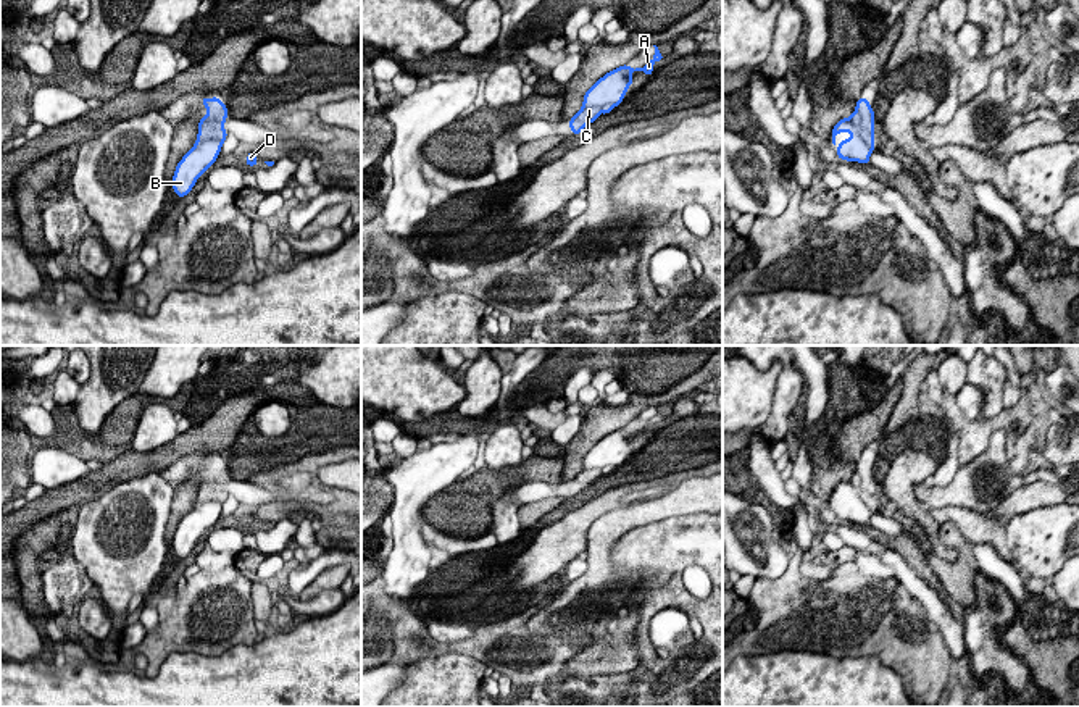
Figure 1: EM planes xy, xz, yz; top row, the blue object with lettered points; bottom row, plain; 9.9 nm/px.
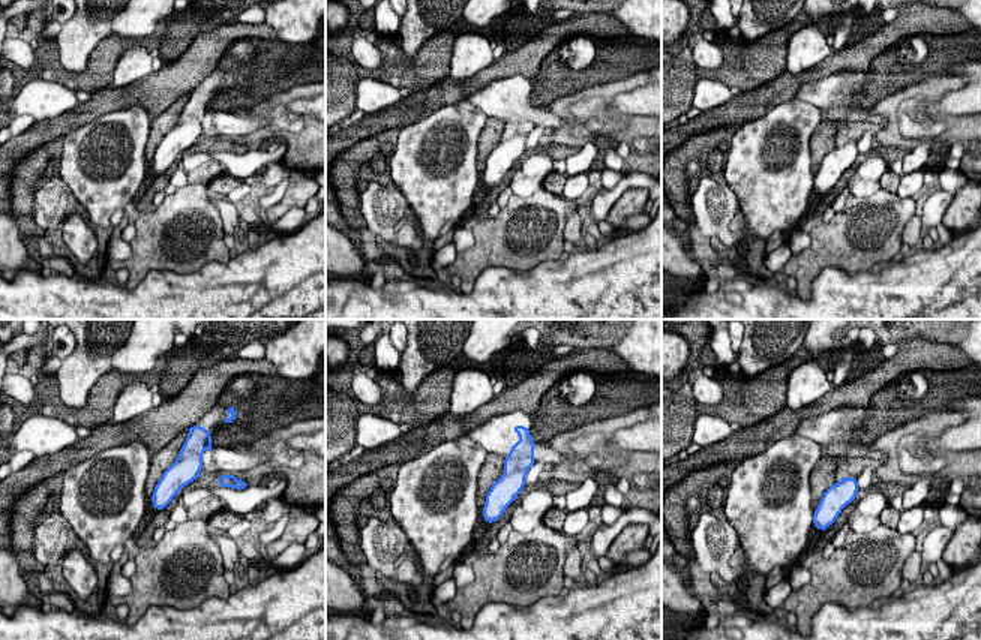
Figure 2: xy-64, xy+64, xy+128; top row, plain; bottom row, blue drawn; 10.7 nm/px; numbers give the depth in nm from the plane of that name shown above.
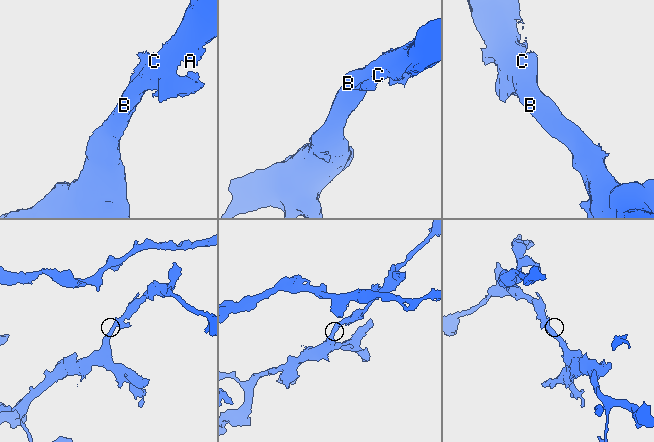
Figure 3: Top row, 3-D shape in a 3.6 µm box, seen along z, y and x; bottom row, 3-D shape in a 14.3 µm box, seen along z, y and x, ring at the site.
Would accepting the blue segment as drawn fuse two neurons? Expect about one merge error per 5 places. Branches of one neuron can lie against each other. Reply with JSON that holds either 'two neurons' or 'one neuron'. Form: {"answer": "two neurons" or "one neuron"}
{"answer": "one neuron"}

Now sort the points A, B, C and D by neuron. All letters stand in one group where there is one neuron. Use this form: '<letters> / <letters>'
A B C D

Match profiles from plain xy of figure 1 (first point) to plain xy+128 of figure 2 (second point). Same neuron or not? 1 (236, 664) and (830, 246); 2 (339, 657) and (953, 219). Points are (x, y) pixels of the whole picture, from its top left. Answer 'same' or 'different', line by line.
1: different
2: different

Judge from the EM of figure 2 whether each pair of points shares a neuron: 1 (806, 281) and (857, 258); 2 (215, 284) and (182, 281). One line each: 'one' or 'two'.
1: one
2: one

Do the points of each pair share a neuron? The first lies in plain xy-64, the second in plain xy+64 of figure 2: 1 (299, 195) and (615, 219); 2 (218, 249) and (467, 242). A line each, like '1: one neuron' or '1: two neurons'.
1: one neuron
2: two neurons

